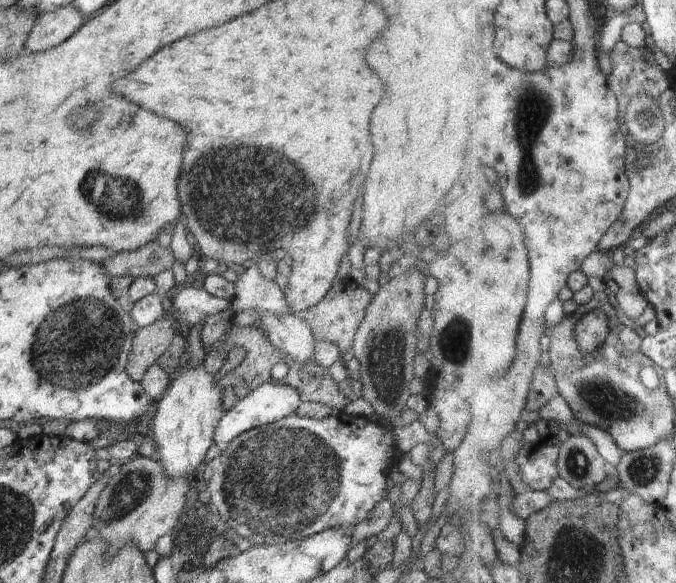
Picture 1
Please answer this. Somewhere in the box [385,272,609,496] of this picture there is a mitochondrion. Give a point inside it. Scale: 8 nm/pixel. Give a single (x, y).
(456, 342)

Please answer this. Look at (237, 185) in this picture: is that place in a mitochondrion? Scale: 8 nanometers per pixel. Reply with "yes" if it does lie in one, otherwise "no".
yes

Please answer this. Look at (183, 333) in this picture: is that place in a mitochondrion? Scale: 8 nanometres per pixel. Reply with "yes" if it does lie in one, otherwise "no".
no

